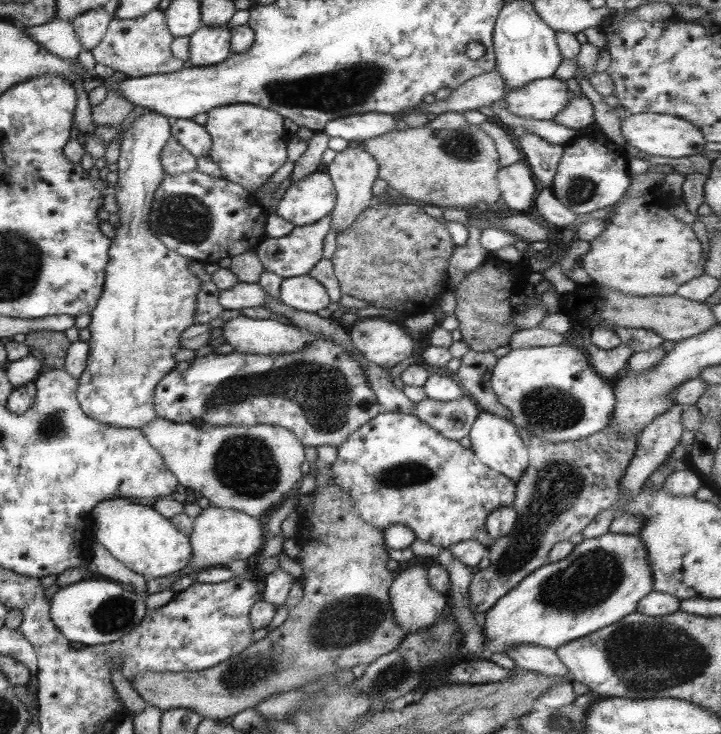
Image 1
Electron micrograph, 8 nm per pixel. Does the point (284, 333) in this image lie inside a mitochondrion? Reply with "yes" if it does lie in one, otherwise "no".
no

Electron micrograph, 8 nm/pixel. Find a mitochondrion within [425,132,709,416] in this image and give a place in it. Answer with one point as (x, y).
(583, 188)

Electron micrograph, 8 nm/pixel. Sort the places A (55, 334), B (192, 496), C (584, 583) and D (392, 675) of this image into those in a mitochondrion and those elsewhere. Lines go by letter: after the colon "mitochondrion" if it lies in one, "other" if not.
A: other
B: other
C: mitochondrion
D: mitochondrion

